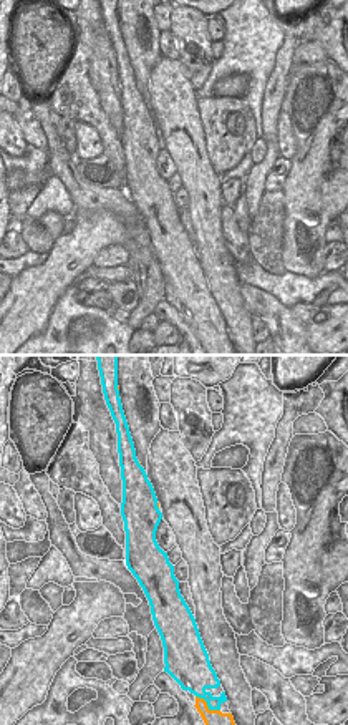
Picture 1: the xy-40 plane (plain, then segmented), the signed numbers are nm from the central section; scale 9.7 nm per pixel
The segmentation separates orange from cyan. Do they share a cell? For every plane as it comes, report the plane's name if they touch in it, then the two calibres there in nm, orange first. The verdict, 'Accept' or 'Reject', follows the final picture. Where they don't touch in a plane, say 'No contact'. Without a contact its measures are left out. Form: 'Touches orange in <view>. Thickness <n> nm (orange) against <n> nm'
Touches orange in xy-40. Thickness 260 nm (orange) against 220 nm

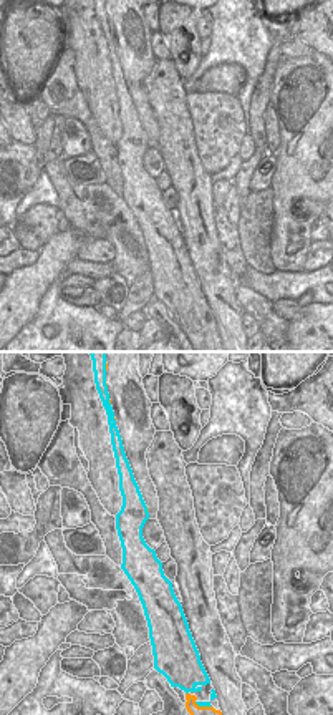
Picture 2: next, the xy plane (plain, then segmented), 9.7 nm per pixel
Touches orange in xy. Thickness 280 nm (orange) against 60 nm

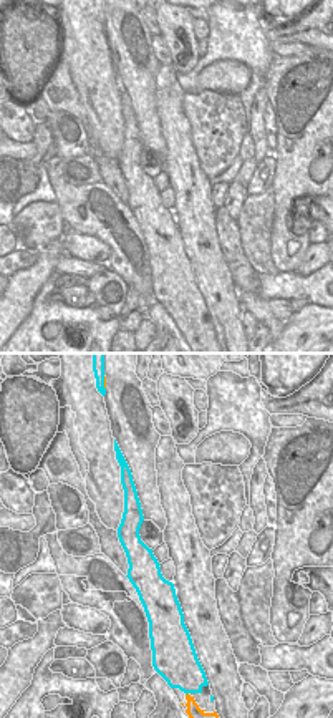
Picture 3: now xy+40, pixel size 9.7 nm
Touches orange in xy+40. Thickness 30 nm (orange) against 100 nm

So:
Accept

